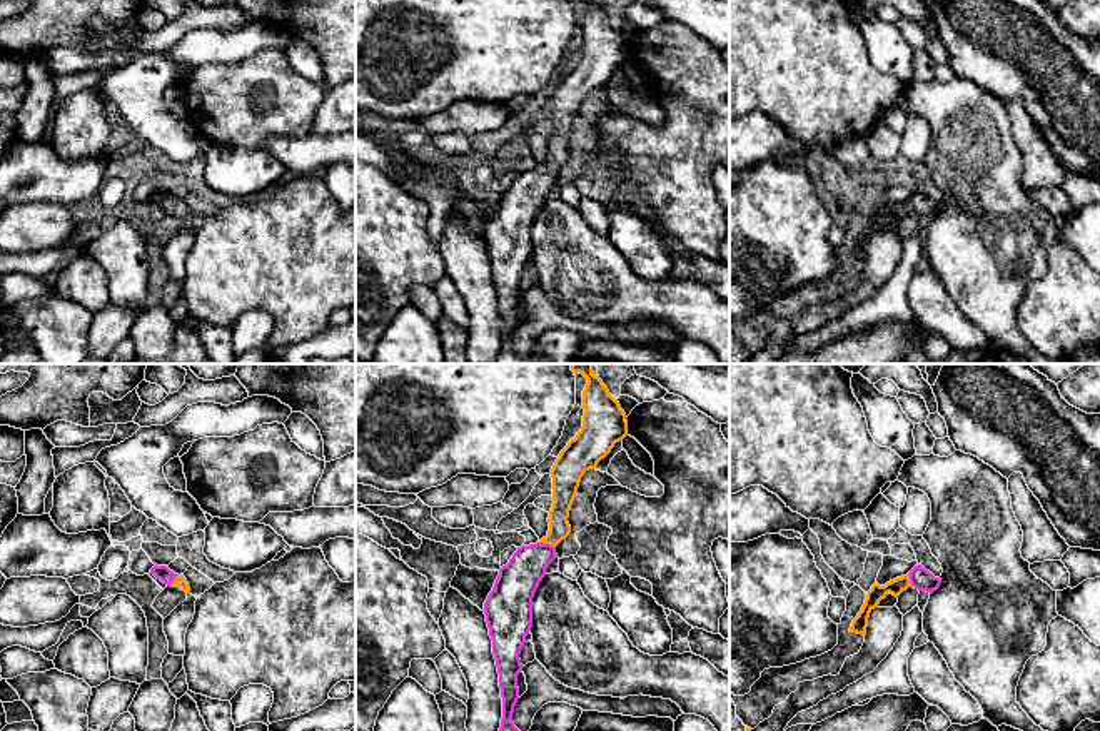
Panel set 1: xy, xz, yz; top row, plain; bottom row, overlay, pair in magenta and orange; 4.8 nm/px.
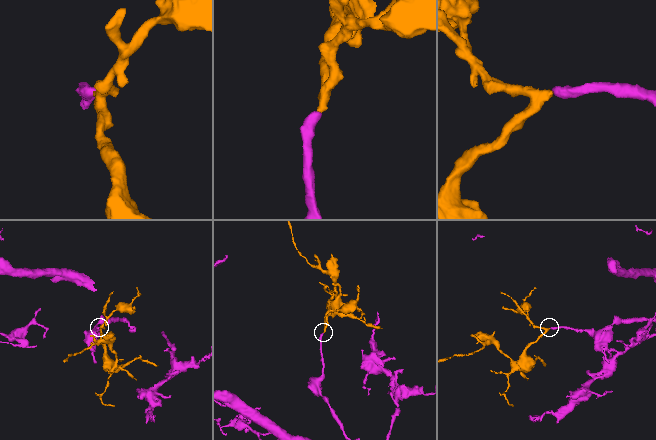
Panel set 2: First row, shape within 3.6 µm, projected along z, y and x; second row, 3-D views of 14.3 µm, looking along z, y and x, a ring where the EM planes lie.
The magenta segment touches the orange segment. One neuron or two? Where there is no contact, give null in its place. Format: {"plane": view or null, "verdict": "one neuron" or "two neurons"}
{"plane": "xz", "verdict": "one neuron"}

